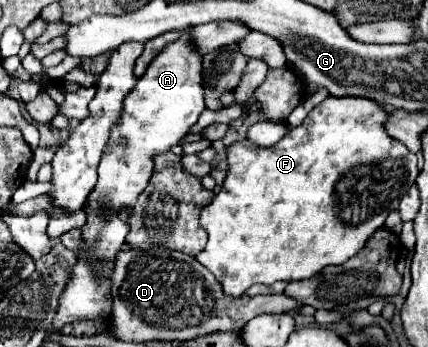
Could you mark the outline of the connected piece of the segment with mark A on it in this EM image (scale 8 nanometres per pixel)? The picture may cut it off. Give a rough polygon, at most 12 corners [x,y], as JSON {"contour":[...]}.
{"contour":[[183,35],[123,99],[83,207],[55,330],[109,323],[111,275],[153,159],[205,109]]}

